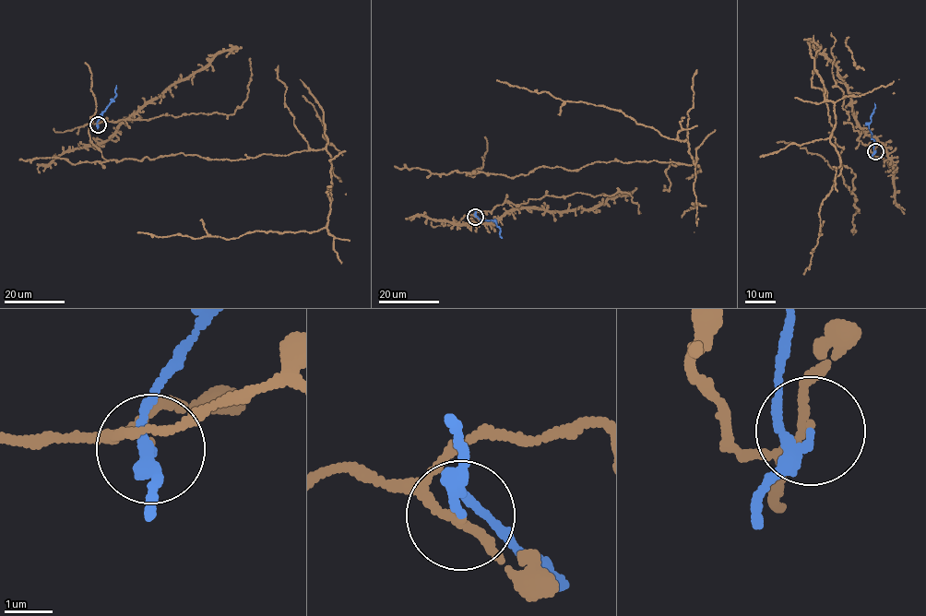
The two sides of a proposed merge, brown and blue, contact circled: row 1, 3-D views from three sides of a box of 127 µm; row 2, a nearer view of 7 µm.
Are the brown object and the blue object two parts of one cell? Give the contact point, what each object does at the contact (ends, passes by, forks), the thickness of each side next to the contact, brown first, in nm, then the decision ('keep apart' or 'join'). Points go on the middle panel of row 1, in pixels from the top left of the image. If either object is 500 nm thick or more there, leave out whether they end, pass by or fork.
at (475, 217); brown passes by; blue passes by; 130 nm thick on the brown side, 200 nm on the other; keep apart

